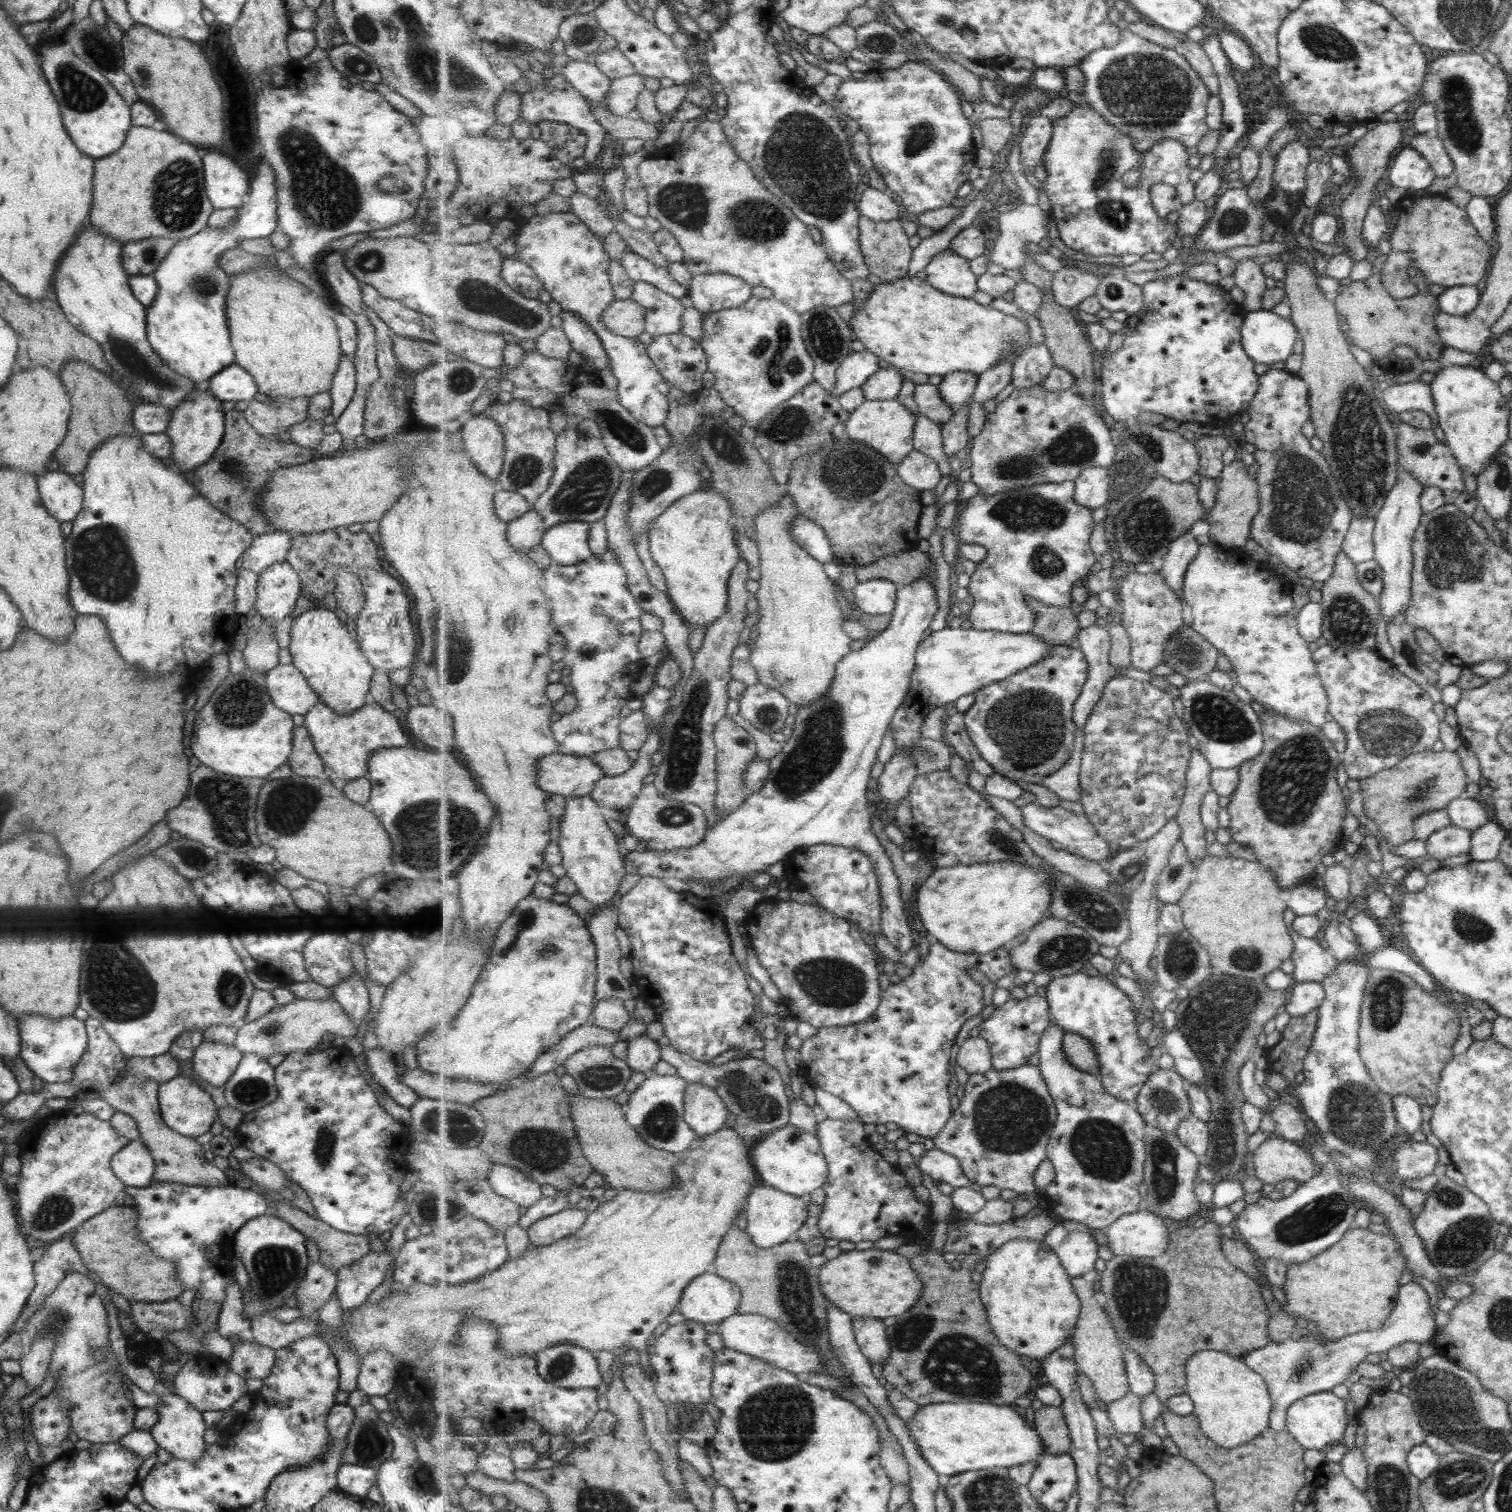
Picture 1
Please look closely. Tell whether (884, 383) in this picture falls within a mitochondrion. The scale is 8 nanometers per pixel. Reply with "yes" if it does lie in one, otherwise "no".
no

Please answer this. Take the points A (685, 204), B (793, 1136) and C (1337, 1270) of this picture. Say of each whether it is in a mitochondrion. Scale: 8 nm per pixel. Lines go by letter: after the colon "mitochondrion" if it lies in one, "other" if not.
A: mitochondrion
B: mitochondrion
C: other

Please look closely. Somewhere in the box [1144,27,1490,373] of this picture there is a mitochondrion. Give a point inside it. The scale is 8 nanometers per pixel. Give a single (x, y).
(1461, 126)

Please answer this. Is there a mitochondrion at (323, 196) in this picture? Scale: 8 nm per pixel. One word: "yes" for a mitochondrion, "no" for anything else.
yes

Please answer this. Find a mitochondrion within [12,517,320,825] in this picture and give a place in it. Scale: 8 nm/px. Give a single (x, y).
(101, 561)

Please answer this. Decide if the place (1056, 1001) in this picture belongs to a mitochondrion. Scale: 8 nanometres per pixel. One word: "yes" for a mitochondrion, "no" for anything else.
no

